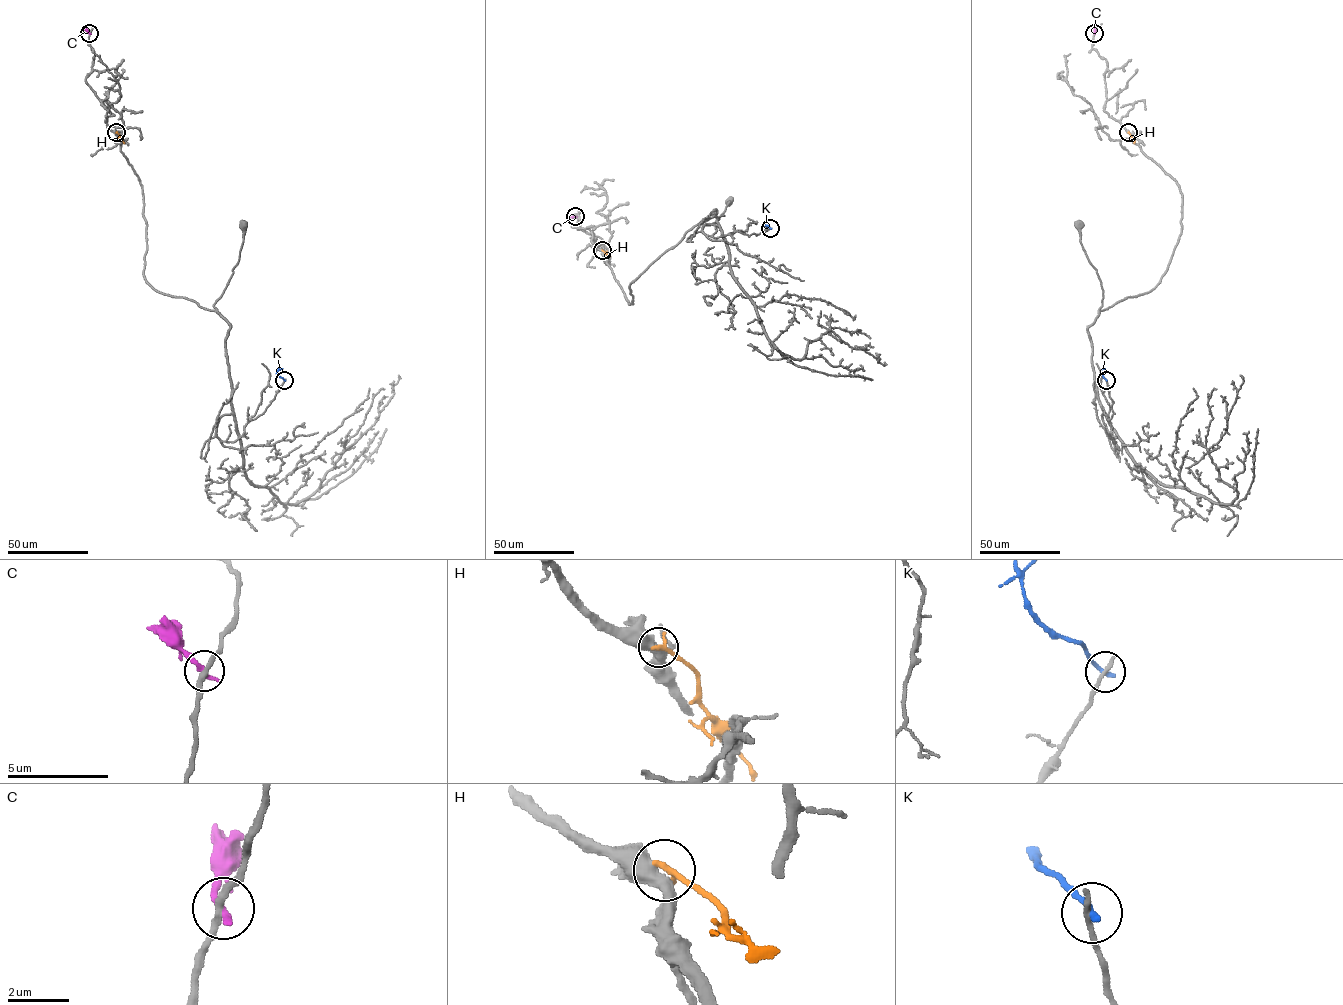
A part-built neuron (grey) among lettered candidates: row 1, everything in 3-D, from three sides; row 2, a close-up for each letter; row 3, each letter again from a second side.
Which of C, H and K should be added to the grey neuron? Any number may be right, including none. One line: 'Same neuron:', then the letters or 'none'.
Same neuron: none

